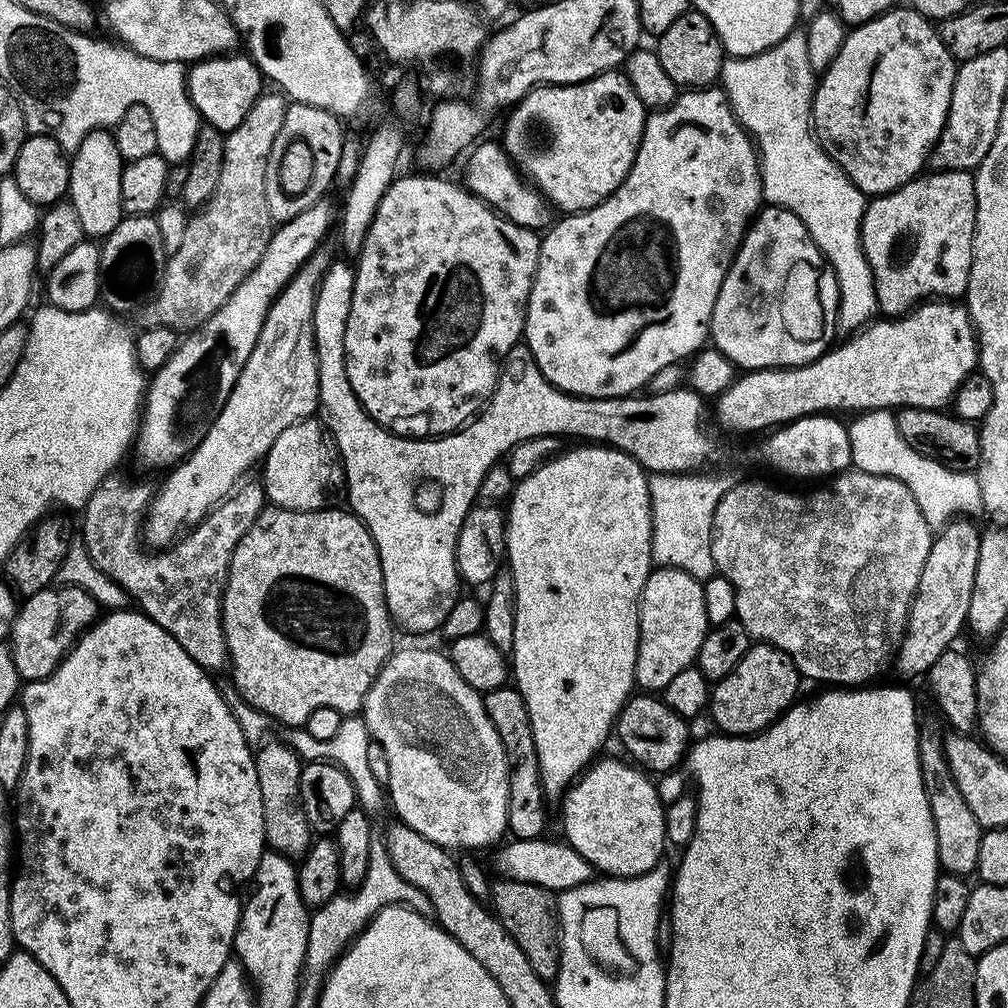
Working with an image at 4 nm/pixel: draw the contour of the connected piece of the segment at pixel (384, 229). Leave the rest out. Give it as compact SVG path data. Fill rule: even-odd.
M440 174L420 175L424 176L397 175L386 194L382 194L382 202L378 202L378 214L374 214L374 222L370 222L370 230L364 245L360 247L360 261L354 264L356 281L352 287L350 314L346 318L344 373L366 414L370 414L370 418L377 420L383 428L400 434L416 434L419 428L425 428L428 434L447 434L465 427L485 407L486 402L491 401L492 392L500 380L504 359L509 350L521 343L532 279L536 276L540 257L541 237L533 229L518 226L501 216L495 208L468 191L463 183L443 180Z

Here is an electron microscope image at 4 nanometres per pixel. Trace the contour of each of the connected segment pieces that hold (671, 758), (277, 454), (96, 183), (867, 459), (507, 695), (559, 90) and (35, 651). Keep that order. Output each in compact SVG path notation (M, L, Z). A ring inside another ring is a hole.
M633 695L624 703L614 725L615 739L620 739L621 746L633 756L629 757L649 773L663 774L679 769L690 747L689 721L670 710L670 706L666 706L659 695L640 695L644 696Z
M309 418L286 426L274 446L264 455L264 495L269 505L295 512L314 512L325 507L324 491L328 488L328 452L324 449L326 429L319 419Z
M95 128L82 138L70 156L67 199L78 210L85 237L109 236L125 215L122 210L122 170L126 161L118 154L118 142L111 131ZM97 236L97 237L96 237Z
M869 408L855 417L853 424L847 425L852 451L852 464L866 474L889 476L906 486L922 510L929 526L943 526L949 520L965 514L980 512L980 487L971 472L955 472L942 466L934 458L923 456L902 434L898 434L895 415L886 408Z
M505 686L498 690L483 693L486 714L498 730L498 738L504 747L508 759L508 832L517 840L538 840L545 835L544 827L548 824L548 804L544 787L540 781L538 766L538 750L534 746L534 730L530 726L530 710L526 710L526 702L520 691L514 686Z
M613 70L604 72L600 76L595 76L589 80L583 80L580 84L539 85L529 90L529 92L524 93L513 108L516 109L513 110L512 117L504 124L504 140L502 139L502 147L504 151L507 152L508 157L512 159L512 163L516 165L517 169L519 169L533 185L535 185L540 195L552 205L553 209L560 211L561 208L561 213L571 214L573 212L584 212L587 208L598 206L607 196L614 194L618 190L620 183L626 178L626 174L630 174L630 166L634 166L634 158L638 154L638 146L642 142L646 107L629 84L627 77L619 71Z
M53 586L38 590L17 607L12 623L10 647L14 666L18 666L21 681L41 680L51 674L64 660L64 655L98 619L98 605L81 588Z

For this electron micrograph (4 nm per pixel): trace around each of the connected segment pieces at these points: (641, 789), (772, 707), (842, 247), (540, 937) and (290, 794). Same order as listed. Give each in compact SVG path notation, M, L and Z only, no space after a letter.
M597 759L580 773L572 787L564 793L564 833L563 839L586 862L590 862L597 873L608 878L627 878L640 876L661 863L666 847L664 835L665 801L661 800L657 785L647 771L641 770L635 763L623 764L620 760Z
M756 642L746 650L742 662L738 662L738 666L726 674L726 678L711 685L706 712L712 715L721 733L729 736L754 736L797 703L796 691L800 683L800 671L787 654L772 644Z
M793 30L786 38L782 38L782 42L778 42L772 48L767 48L765 52L759 52L757 56L742 56L739 58L725 59L722 70L720 71L719 83L728 94L728 103L732 105L733 114L736 115L737 120L740 121L745 132L752 137L755 143L757 153L760 157L760 181L764 187L764 200L767 201L769 205L790 210L800 219L802 226L806 226L810 238L814 238L818 250L822 250L828 267L834 270L834 274L838 278L840 297L838 298L836 322L839 331L844 334L851 334L863 328L878 312L876 291L874 290L874 274L870 270L870 262L866 258L864 247L862 246L862 238L860 237L860 227L862 226L862 218L864 217L866 197L864 191L842 170L842 166L838 166L838 162L834 162L834 158L830 154L826 154L826 150L820 145L820 140L812 127L812 93L816 90L818 76L817 73L812 71L812 67L810 66L810 57L806 51L806 38L804 37L803 31Z
M507 878L492 884L490 907L506 926L510 938L518 943L535 974L545 983L555 981L560 969L560 922L558 919L557 893L530 882L518 882Z
M283 739L271 740L261 743L254 752L258 770L258 791L262 793L264 842L271 851L281 852L289 858L300 858L314 843L314 833L308 825L300 801L302 761L299 754L289 744L284 743Z

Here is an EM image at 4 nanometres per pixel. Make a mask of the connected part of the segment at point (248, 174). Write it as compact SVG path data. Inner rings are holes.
M271 91L261 94L246 118L225 135L222 178L218 178L218 186L207 204L188 220L182 246L168 257L164 277L150 304L151 323L177 330L198 327L228 301L230 294L258 266L274 231L274 221L266 206L266 162L289 106L279 91Z

